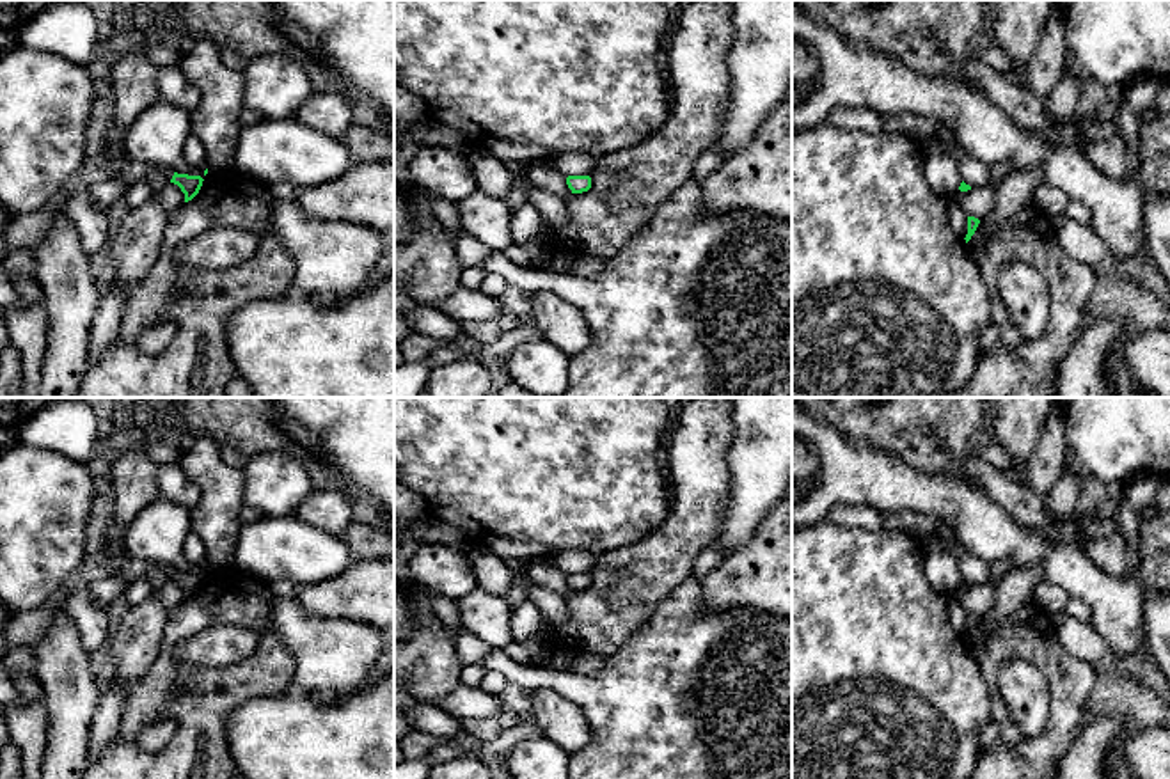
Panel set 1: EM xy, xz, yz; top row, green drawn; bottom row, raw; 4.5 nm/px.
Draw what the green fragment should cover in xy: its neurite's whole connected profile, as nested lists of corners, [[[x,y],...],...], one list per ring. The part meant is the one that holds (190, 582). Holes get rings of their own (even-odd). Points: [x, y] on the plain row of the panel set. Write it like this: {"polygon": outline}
{"polygon": [[[174,570],[170,577],[170,580],[178,582],[185,591],[185,600],[192,598],[199,591],[202,578],[204,577],[201,573],[188,573],[188,571],[178,571],[178,570]]]}

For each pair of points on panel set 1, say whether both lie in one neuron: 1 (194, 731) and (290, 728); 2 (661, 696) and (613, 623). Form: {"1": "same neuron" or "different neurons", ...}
{"1": "different neurons", "2": "different neurons"}

